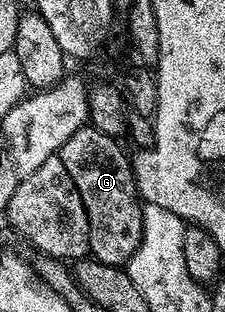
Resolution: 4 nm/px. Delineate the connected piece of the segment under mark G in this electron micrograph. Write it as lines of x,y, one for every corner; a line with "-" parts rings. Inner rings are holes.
87,126
76,130
60,153
80,198
84,198
84,210
90,227
90,256
102,263
125,266
136,254
142,241
142,205
138,187
134,185
134,169
131,157
126,156
119,141

